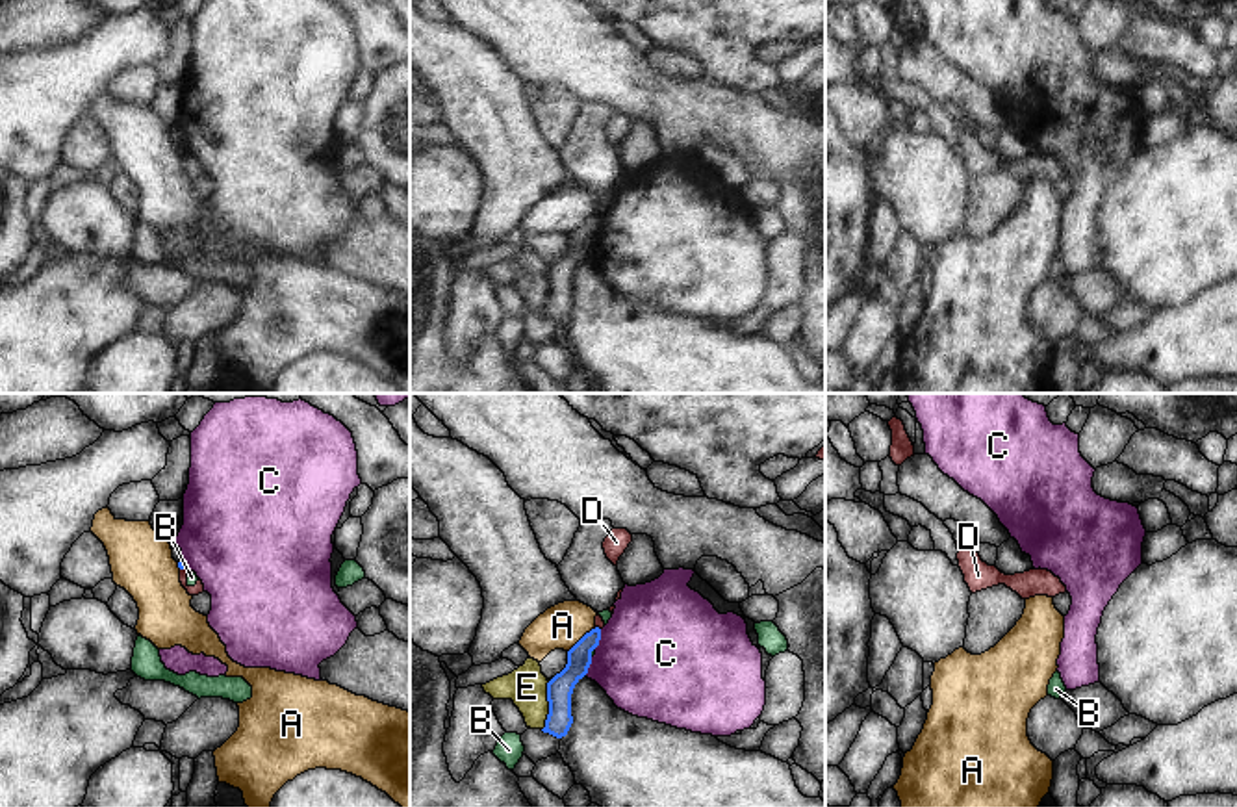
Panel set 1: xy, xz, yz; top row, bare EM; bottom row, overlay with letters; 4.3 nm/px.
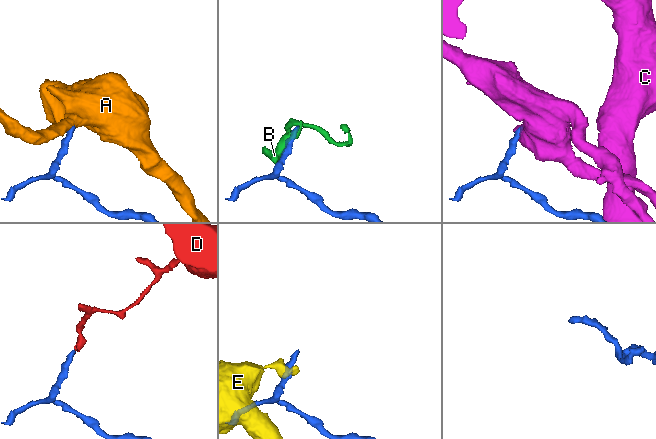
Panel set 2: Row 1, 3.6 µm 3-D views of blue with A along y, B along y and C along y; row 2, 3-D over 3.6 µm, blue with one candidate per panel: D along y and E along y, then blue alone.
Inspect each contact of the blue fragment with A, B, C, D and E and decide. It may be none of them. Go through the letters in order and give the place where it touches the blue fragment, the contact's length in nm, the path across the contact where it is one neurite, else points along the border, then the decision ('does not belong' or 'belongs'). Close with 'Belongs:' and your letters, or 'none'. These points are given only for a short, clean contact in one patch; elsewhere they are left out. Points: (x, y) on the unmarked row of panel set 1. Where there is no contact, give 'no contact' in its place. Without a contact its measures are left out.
A: meets blue in xz at (581, 223); contact 170 nm long; border along xz (596, 212), (568, 236); does not belong
B: meets blue in xz at (592, 234); contact 40 nm long; does not belong
C: meets blue in xz at (599, 223); contact 90 nm long; border along xz (601, 214), (601, 223), (594, 232); does not belong
D: meets blue in xz at (598, 212); contact 30 nm long; border along xz (596, 210), (599, 214); does not belong
E: meets blue in xz at (549, 290); contact 220 nm long; border along xz (549, 266), (548, 303), (542, 314); does not belong
Belongs: none

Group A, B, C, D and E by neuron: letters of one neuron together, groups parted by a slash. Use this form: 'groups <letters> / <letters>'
groups A / B D / C / E

